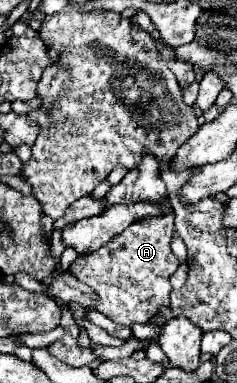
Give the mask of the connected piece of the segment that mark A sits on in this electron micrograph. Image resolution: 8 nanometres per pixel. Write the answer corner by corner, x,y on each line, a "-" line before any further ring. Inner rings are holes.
174,214
134,222
96,252
90,252
88,256
78,256
78,260
70,266
70,272
98,292
98,312
122,326
132,326
136,320
144,324
162,306
170,304
170,274
180,264
170,250
172,232

